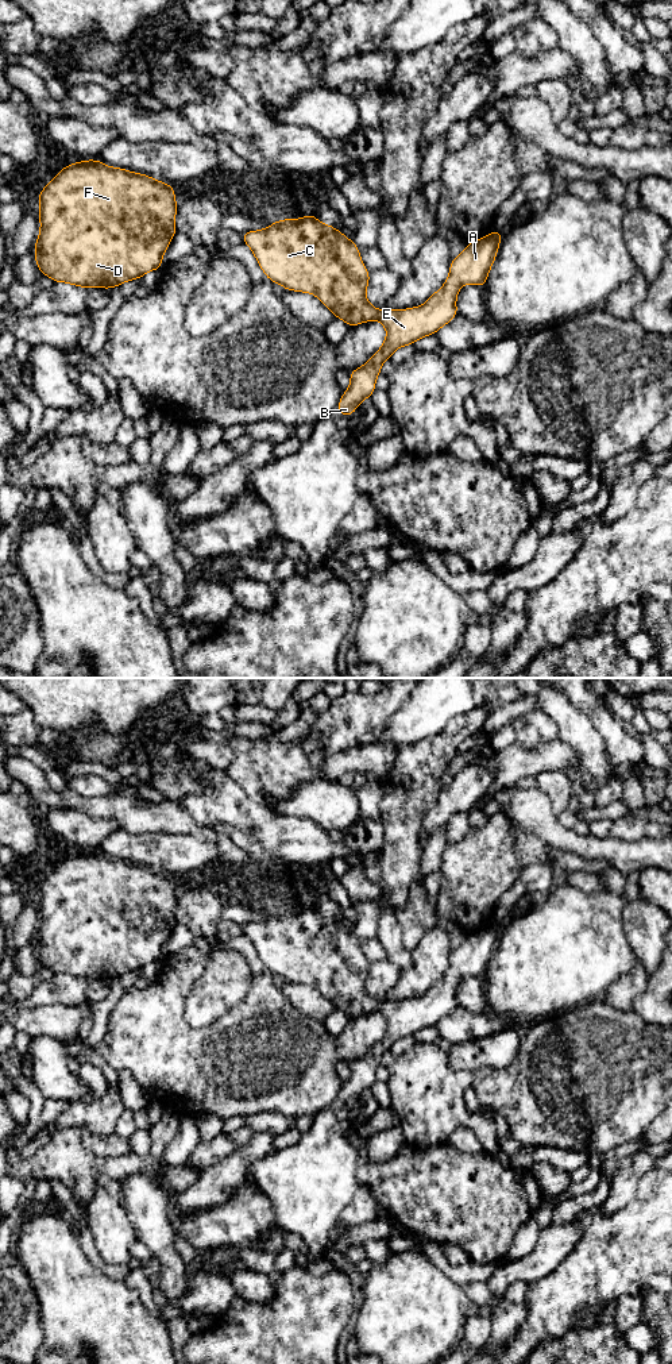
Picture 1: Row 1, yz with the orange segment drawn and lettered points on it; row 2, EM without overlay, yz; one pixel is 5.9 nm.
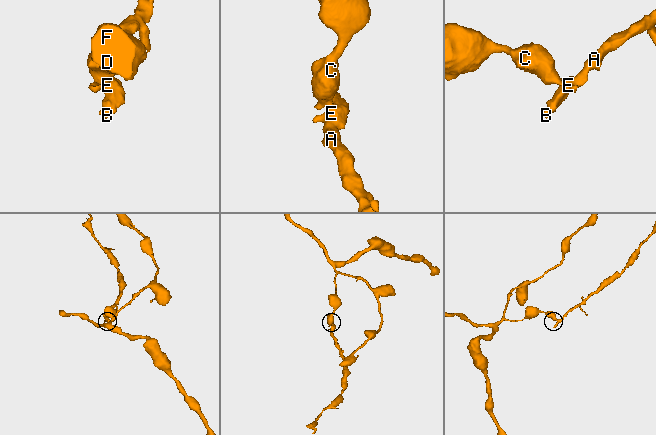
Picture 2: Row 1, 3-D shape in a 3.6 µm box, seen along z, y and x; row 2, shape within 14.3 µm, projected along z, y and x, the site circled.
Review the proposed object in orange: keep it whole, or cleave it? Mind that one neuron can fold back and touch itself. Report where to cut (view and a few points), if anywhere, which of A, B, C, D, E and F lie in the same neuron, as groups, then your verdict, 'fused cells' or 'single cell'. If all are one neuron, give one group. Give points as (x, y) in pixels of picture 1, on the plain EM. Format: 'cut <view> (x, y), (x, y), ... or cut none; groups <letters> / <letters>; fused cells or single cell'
cut yz (382, 1002), (378, 1010); groups A B E / C D F; fused cells

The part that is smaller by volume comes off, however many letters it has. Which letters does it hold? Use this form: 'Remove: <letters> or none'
Remove: A, B, E

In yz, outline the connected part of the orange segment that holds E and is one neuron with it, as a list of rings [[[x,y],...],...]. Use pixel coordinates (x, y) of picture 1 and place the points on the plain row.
[[[494,920],[490,926],[468,935],[452,951],[445,975],[425,995],[409,1001],[386,999],[381,1003],[379,1012],[386,1020],[386,1030],[362,1059],[348,1063],[351,1076],[337,1097],[343,1109],[354,1106],[360,1094],[371,1088],[376,1080],[375,1071],[381,1066],[382,1055],[397,1040],[436,1025],[459,1006],[456,989],[463,976],[476,975],[484,979],[502,928],[503,924]]]

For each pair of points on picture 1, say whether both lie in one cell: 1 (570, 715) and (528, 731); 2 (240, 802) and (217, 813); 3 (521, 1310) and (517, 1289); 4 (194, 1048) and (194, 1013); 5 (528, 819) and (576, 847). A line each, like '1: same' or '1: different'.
1: different
2: same
3: different
4: different
5: same

